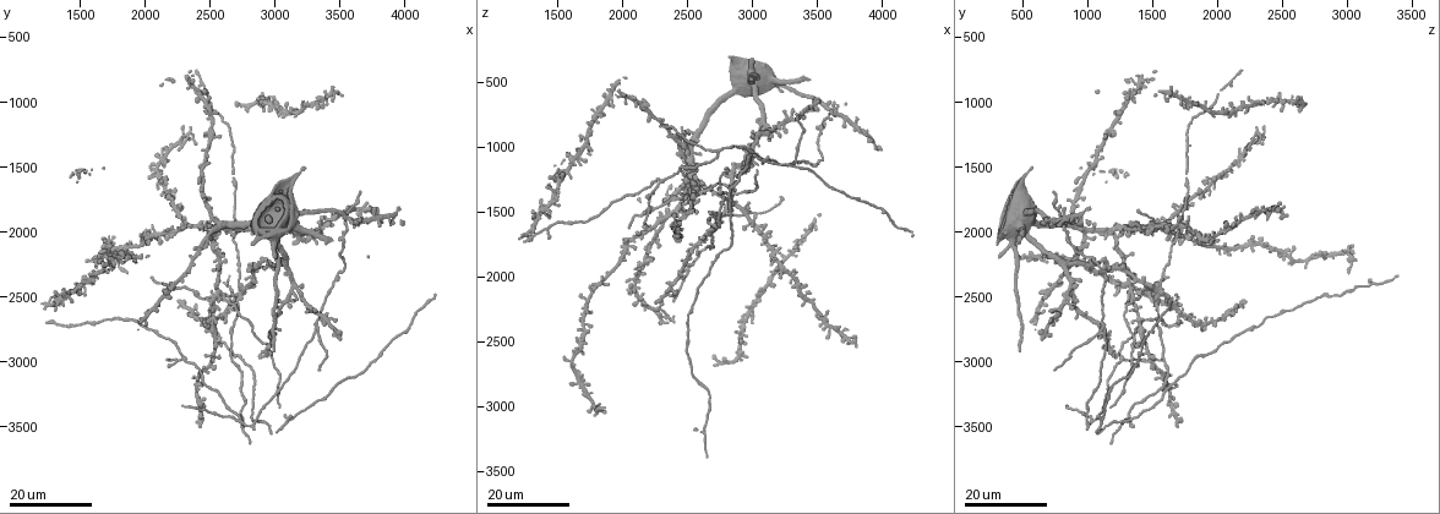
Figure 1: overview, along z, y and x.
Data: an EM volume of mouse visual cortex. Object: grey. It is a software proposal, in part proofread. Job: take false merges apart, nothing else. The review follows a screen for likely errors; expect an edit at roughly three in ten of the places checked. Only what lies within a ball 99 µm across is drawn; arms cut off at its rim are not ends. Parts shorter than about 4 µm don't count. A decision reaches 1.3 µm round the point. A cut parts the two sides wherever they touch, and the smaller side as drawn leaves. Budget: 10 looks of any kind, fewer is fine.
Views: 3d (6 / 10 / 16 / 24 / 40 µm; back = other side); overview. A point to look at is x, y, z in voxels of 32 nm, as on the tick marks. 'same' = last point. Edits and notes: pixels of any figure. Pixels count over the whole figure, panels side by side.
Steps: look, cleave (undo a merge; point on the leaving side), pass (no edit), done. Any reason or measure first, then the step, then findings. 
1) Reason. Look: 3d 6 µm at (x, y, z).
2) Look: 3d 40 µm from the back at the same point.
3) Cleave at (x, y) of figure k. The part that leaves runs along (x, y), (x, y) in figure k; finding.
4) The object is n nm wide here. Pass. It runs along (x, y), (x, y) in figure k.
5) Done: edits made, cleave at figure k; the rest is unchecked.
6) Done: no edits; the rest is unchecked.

A fork. Look: 3d 16 µm at (3340, 2720, 1140).

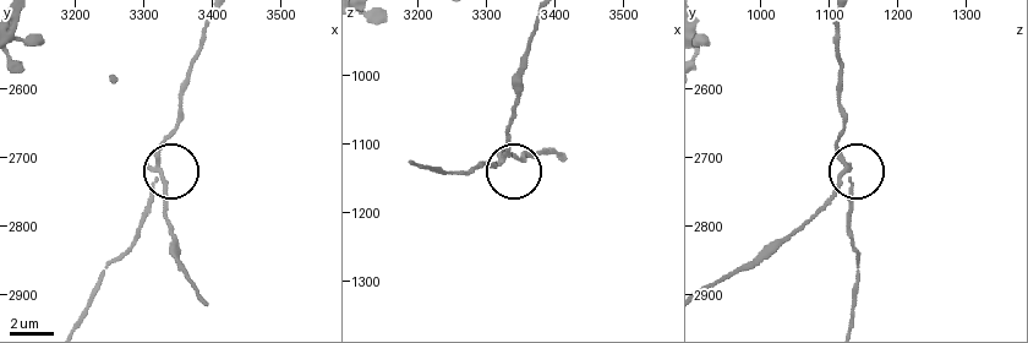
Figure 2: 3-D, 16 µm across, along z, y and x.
Look: 3d 10 µm at (3325, 2730, 1130).

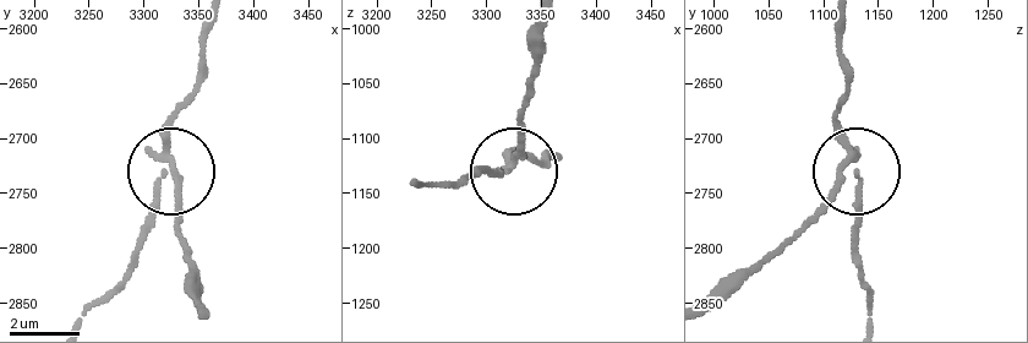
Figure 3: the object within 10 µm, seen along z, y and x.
The object is 170 nm wide here. Cleave at (181, 200) of figure 3. The part that leaves runs along (854, 157), (783, 241), (705, 294) in figure 3; two neurons meet here.

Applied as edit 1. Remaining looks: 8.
Look: 3d 16 µm at (2280, 2960, 1280).

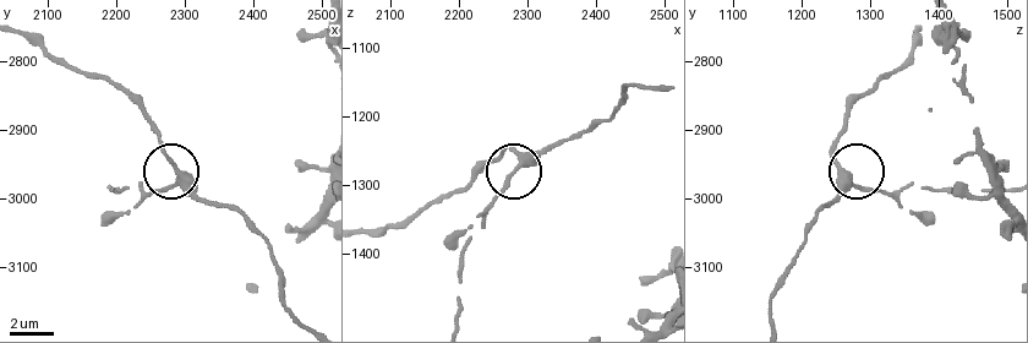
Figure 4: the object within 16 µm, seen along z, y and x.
Look: 3d 6 µm at (2295, 2975, 1265).

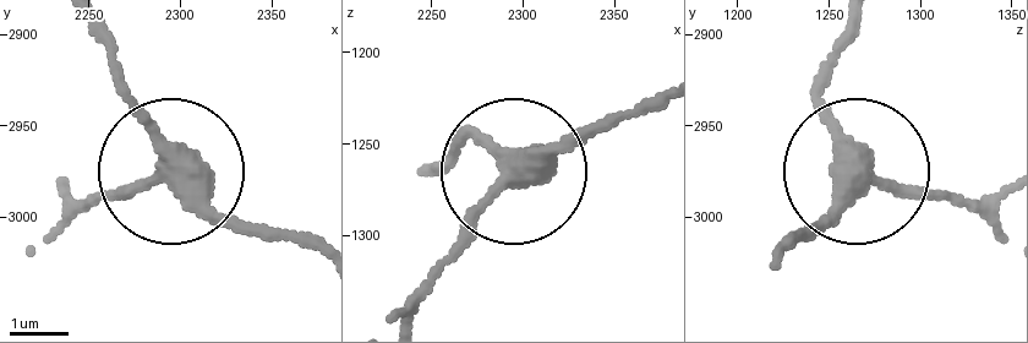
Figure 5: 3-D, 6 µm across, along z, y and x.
The object is 330 nm wide here. Pass. It runs along (655, 96), (523, 159), (410, 297) in figure 5; continuous, no second neuron.

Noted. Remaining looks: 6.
A fork. Look: 3d 16 µm at (2720, 2420, 1560).

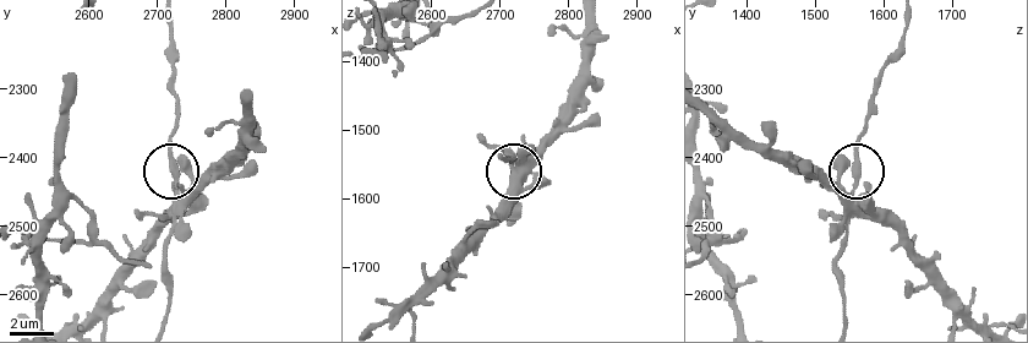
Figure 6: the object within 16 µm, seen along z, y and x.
Look: 3d 6 µm at (2730, 2415, 1560).

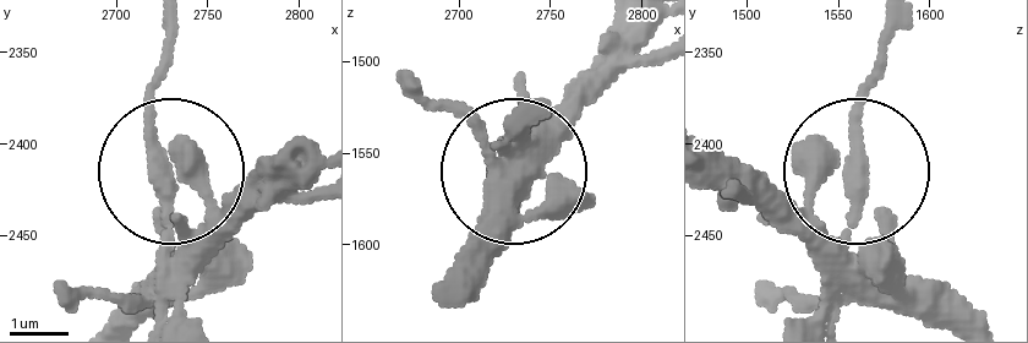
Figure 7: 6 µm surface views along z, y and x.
3 arms meet here. Pass. One neuron here.

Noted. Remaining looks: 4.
Side arm on a straight run. Look: 3d 24 µm at (2620, 2540, 1380).

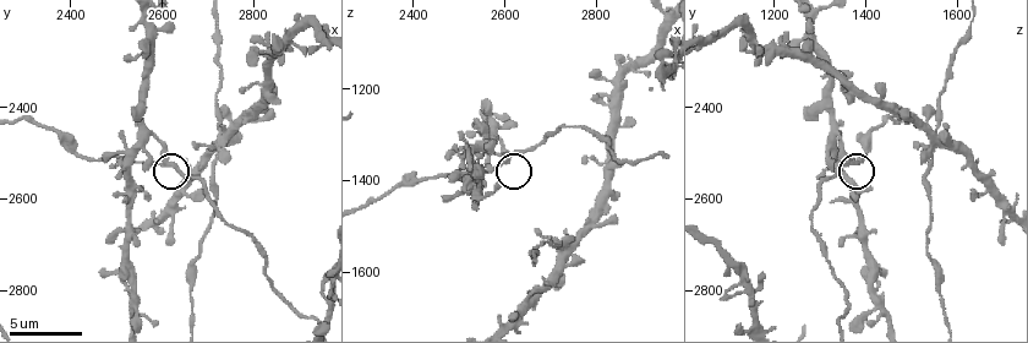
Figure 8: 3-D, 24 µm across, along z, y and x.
Look: 3d 10 µm at (2605, 2520, 1355).

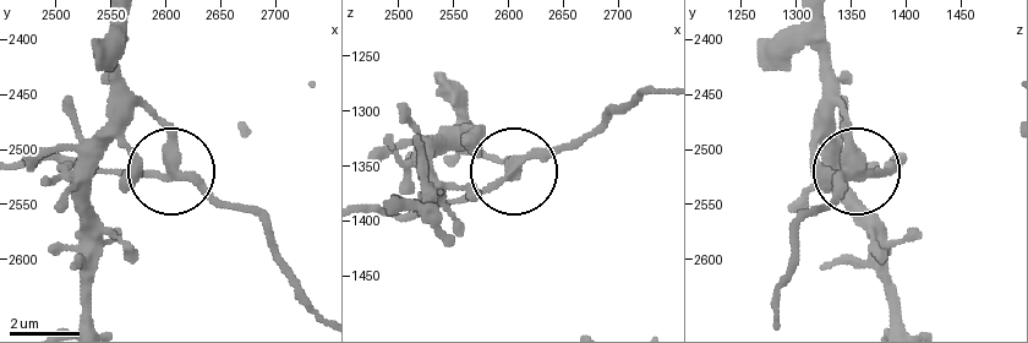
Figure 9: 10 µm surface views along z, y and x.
Pass. It runs along (818, 23), (818, 67), (841, 112), (856, 170), (893, 173) in figure 9; all the same neuron.

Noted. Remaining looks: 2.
Looks like a crossing. Look: 3d 16 µm at (2980, 1940, 1520).

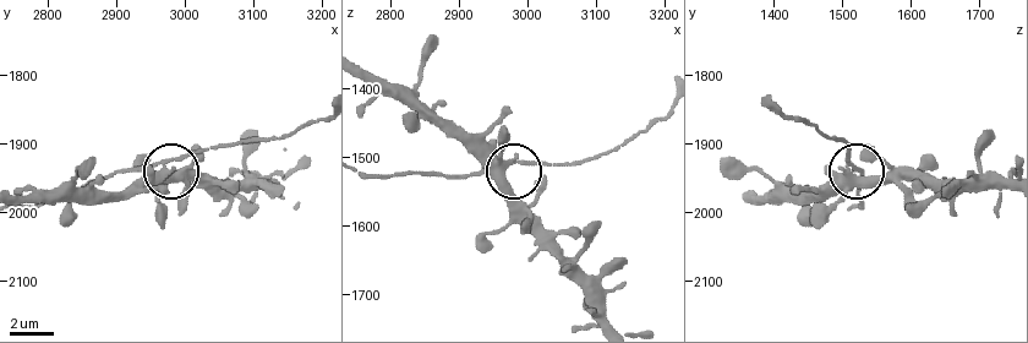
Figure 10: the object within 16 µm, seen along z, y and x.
Look: 3d 6 µm at (2965, 1945, 1520).

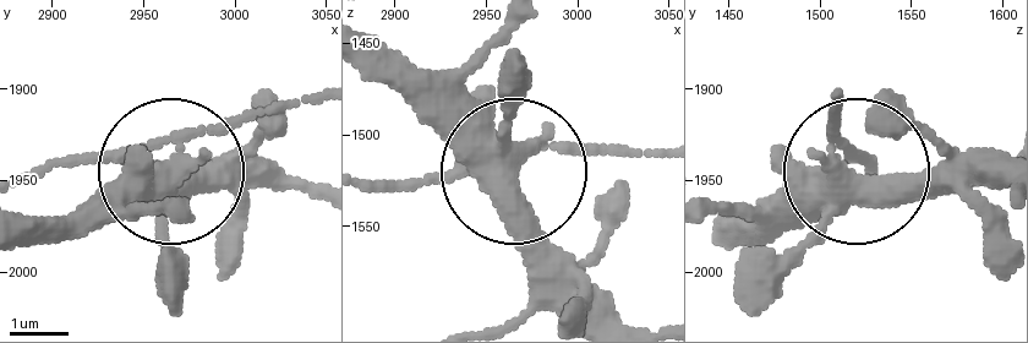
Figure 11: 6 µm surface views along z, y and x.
The side arm is 12 µm long. Cleave at (99, 162) of figure 11. The part that leaves runs along (179, 143), (23, 173) in figure 11; a second neuron is stuck on.

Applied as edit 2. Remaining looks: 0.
Done: edits made, cleave at figure 3, cleave at figure 11; the rest is unchecked.

